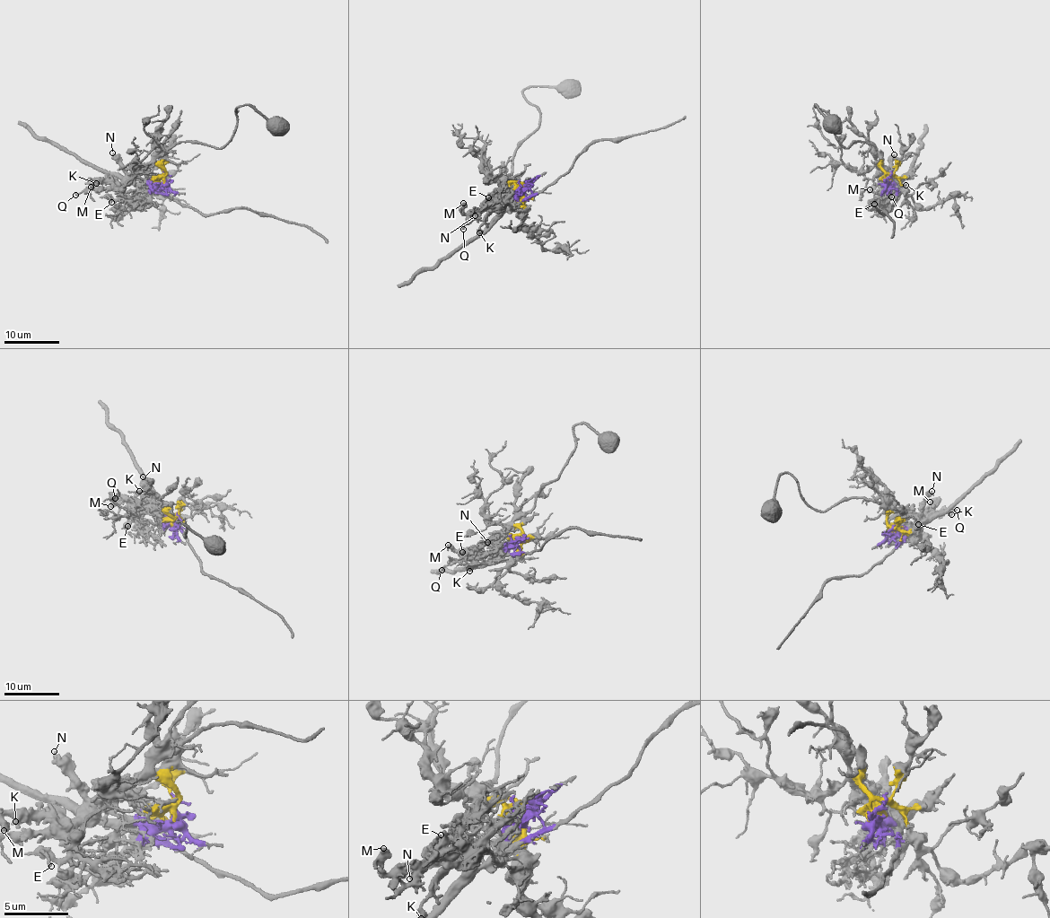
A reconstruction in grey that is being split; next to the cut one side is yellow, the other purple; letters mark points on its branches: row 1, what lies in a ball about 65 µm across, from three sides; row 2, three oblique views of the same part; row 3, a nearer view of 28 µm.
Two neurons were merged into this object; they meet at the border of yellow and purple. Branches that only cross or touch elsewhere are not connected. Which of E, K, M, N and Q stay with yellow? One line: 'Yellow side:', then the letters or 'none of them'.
Yellow side: none of them

